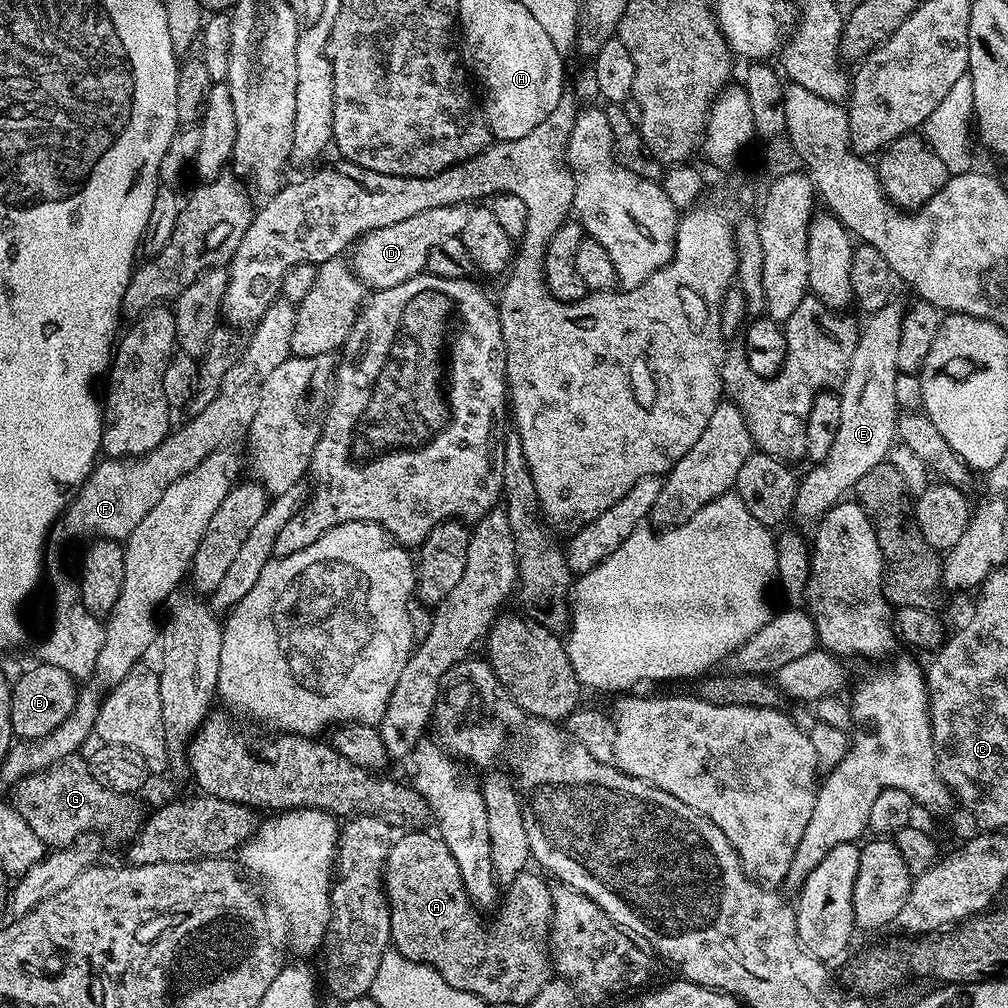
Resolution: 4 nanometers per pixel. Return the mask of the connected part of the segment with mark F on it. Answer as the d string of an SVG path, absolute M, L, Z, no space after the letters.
M277 298L268 307L266 314L262 314L262 318L251 329L252 337L249 340L247 337L238 362L234 362L234 366L230 366L230 370L226 370L226 378L222 378L222 386L218 390L214 402L199 409L195 413L196 417L185 428L180 428L177 432L176 429L169 431L166 439L156 448L135 458L101 459L93 467L91 474L84 479L84 485L69 500L68 507L53 524L44 550L46 584L48 580L48 588L52 591L52 621L49 622L48 633L45 634L44 641L40 644L39 659L43 663L62 666L62 670L66 670L66 674L70 674L72 679L77 682L87 681L96 670L96 655L98 650L102 650L102 642L104 641L104 624L101 621L96 621L99 620L97 613L86 610L86 606L80 601L79 579L73 573L71 576L67 572L68 540L84 540L83 542L91 541L93 538L121 542L127 540L134 530L134 526L138 526L138 522L142 522L142 518L146 518L146 514L150 514L150 509L157 504L158 498L162 498L162 494L166 494L166 489L174 482L178 482L178 478L182 478L182 474L190 474L190 470L194 470L194 466L198 466L198 462L202 462L202 458L206 458L219 448L231 445L233 443L231 440L235 436L243 437L248 431L254 414L258 414L258 390L262 390L262 382L266 378L266 374L270 374L270 370L274 370L274 366L282 366L282 362L288 360L292 351L290 338L295 325L296 304L291 300Z

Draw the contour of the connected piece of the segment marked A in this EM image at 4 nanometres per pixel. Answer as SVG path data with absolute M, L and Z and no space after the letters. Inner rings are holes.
M408 830L397 835L386 858L383 893L388 901L391 947L407 960L430 965L450 986L474 994L485 1005L514 1003L527 1006L550 979L548 933L552 918L552 891L549 884L544 882L543 875L535 876L532 870L518 873L503 889L502 903L495 913L496 921L484 929L480 925L480 914L462 886L462 874L458 874L454 854L450 854L446 842L439 835L432 833L431 836L430 833L428 830Z

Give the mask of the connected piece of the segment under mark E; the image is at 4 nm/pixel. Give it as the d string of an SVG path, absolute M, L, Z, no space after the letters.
M893 302L882 306L882 310L871 313L868 320L859 329L860 337L854 346L854 358L850 358L848 373L845 374L842 387L838 395L842 406L842 418L838 418L838 434L834 434L834 446L826 454L826 458L811 465L805 476L799 477L796 486L795 515L804 520L819 521L824 513L828 512L835 504L841 503L856 487L856 483L874 466L885 463L889 459L889 452L894 447L896 435L896 421L898 419L898 405L894 398L894 382L898 375L898 338L902 332L902 318L906 311L905 305Z

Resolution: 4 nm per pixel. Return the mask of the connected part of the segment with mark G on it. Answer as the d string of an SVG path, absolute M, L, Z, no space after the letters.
M73 754L57 764L51 764L45 772L37 770L15 785L14 807L22 818L38 834L49 849L68 848L85 834L109 832L127 841L136 835L141 823L140 808L131 795L115 792L98 782L88 771L83 755Z

